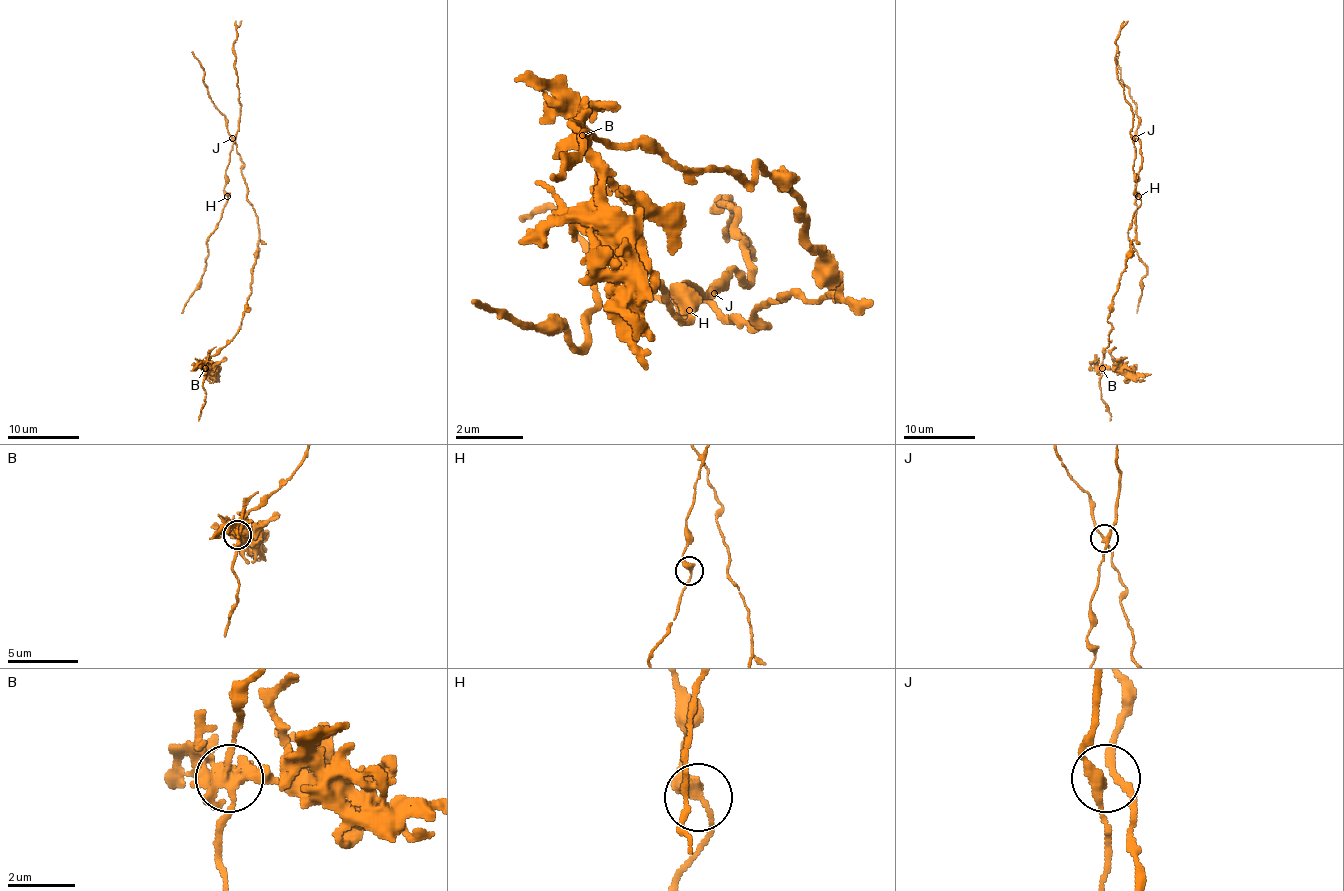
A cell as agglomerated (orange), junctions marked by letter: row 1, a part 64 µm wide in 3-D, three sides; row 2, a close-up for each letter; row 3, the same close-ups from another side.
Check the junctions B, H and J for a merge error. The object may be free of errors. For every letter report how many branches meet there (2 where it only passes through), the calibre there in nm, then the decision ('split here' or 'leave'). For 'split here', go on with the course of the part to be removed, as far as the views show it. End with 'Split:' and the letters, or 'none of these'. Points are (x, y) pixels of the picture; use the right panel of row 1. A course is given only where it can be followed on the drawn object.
B: 4 branches meet; 320 nm thick; split here; foreign part runs (1101, 369), (1126, 369), (1130, 373), (1151, 374)
H: 2 branches meet; 360 nm thick; leave
J: 4 branches meet; 260 nm thick; leave
Split: B

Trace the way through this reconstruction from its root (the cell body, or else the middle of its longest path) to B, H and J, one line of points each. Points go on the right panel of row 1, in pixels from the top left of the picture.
B: (1135, 193), (1135, 238), (1130, 245), (1130, 258), (1121, 274), (1119, 288), (1108, 313), (1112, 331), (1101, 369)
H: (1135, 193), (1141, 166), (1141, 143), (1137, 139), (1133, 141), (1133, 181), (1139, 197)
J: (1135, 193), (1141, 166), (1141, 143), (1135, 138)

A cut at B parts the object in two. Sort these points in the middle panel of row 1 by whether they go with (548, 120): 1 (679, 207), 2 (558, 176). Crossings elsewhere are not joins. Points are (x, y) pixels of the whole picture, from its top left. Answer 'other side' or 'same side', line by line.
1: same side
2: other side

